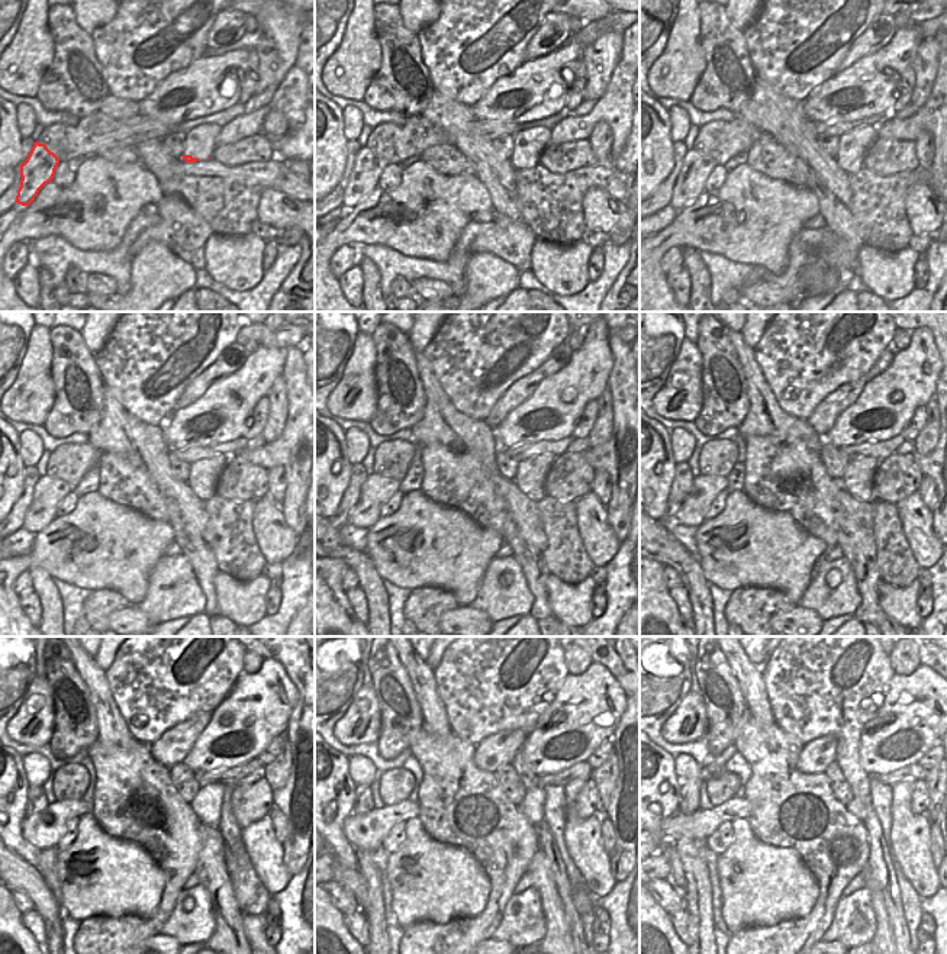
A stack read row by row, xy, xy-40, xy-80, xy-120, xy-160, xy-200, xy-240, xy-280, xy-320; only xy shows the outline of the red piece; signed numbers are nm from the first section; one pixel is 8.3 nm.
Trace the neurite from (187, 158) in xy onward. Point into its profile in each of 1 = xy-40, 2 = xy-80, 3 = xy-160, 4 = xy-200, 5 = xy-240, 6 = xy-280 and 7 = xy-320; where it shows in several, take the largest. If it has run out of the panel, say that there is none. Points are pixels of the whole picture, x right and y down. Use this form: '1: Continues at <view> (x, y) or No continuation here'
1: Continues at xy-40 (525, 161)
2: Continues at xy-80 (852, 164)
3: Continues at xy-160 (532, 473)
4: Continues at xy-200 (857, 480)
5: Continues at xy-240 (206, 805)
6: Continues at xy-280 (532, 805)
7: Continues at xy-320 (854, 806).

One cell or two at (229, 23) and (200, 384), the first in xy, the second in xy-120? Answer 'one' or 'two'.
one

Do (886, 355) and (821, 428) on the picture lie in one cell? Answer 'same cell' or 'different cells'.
same cell

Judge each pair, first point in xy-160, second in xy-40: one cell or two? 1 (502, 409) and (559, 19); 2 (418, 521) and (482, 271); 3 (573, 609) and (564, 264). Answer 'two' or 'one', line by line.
1: one
2: two
3: one

